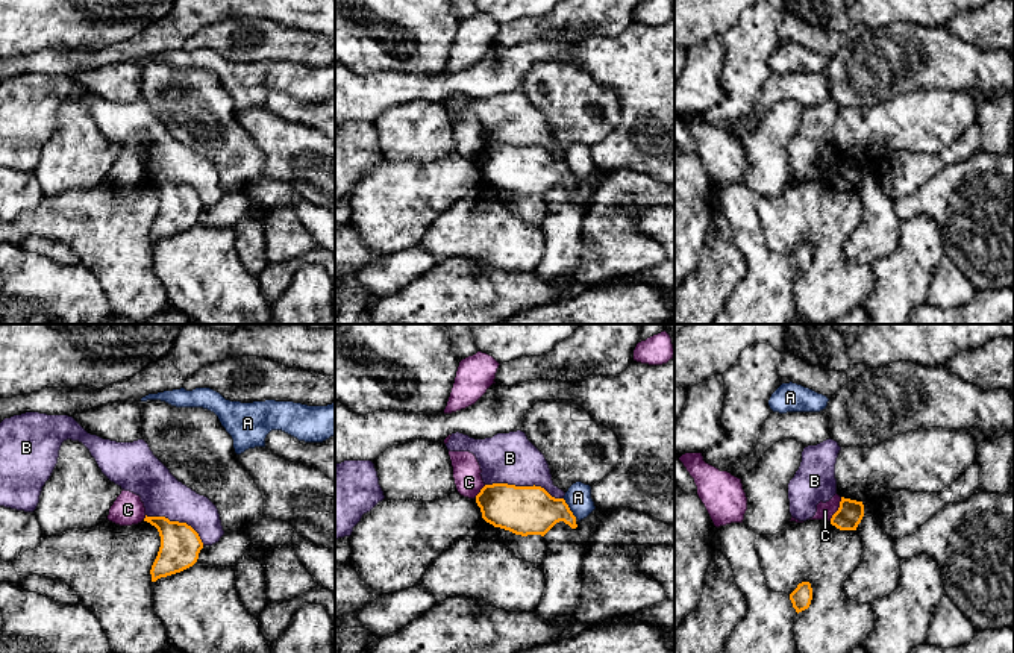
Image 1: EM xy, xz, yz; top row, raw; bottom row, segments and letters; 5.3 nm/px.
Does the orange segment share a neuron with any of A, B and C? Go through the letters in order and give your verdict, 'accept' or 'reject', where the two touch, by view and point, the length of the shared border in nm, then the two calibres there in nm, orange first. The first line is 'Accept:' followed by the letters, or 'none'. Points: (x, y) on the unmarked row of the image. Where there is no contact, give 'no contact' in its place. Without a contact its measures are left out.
Accept: none
A: reject; meets orange in xz at (569, 168); contact 130 nm long; 260 nm thick on the orange side, 140 nm on the other
B: reject; meets orange in xz at (525, 147); contact 420 nm long; 260 nm thick on the orange side, 280 nm on the other
C: reject; meets orange in yz at (838, 170); contact 140 nm long; 140 nm thick on the orange side, 90 nm on the other

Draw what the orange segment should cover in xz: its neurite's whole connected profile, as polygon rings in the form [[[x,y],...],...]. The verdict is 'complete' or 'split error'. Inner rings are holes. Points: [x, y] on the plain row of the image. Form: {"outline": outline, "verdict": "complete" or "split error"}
{"outline": [[[508,144],[485,145],[476,156],[482,179],[515,195],[544,197],[556,183],[576,189],[576,177],[564,159],[552,158],[541,147]]], "verdict": "complete"}

